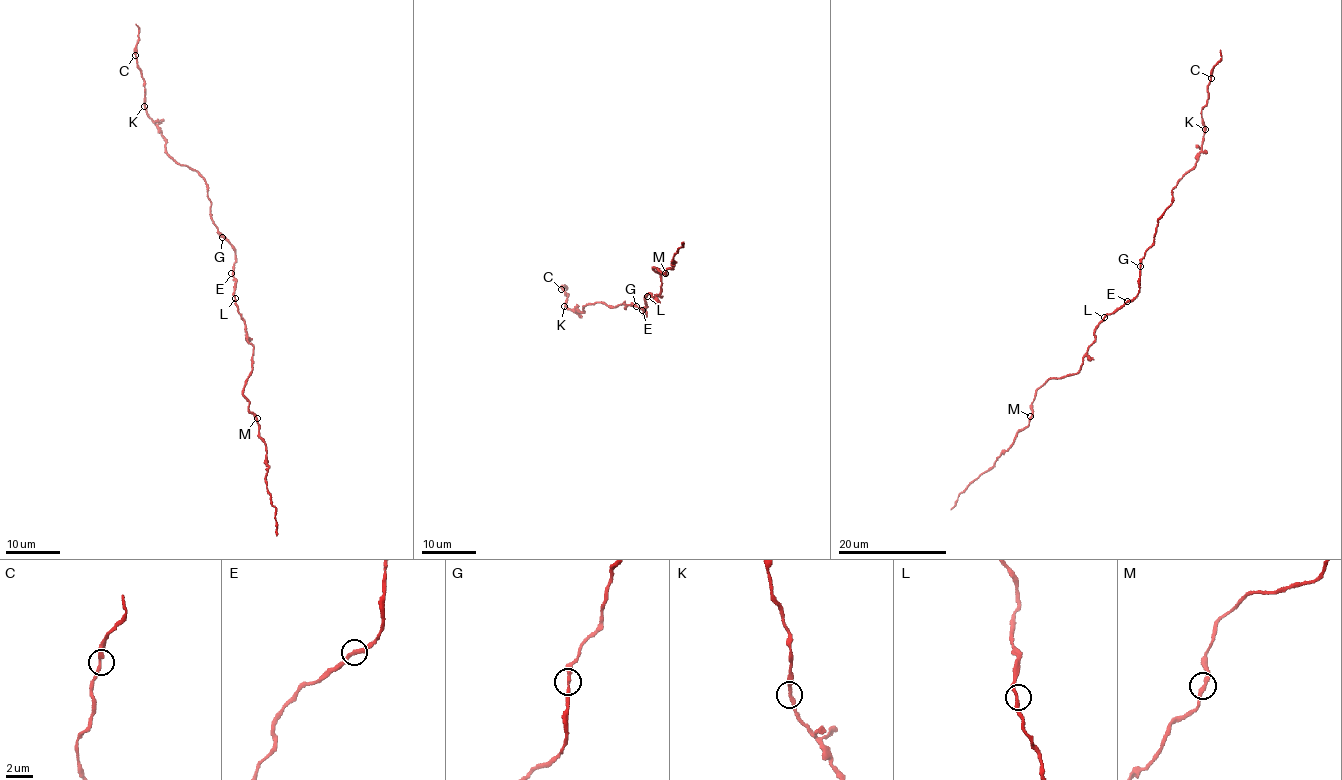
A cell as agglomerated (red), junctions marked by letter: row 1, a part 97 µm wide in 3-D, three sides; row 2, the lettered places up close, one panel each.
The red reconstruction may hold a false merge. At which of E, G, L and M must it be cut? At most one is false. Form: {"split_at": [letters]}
{"split_at": []}

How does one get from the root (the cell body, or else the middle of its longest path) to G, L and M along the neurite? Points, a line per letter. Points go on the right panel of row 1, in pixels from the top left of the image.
G: (1127, 300), (1137, 295), (1139, 289), (1139, 266)
L: (1127, 300), (1104, 317)
M: (1127, 300), (1098, 324), (1081, 369), (1074, 374), (1053, 377), (1036, 391), (1030, 416)

